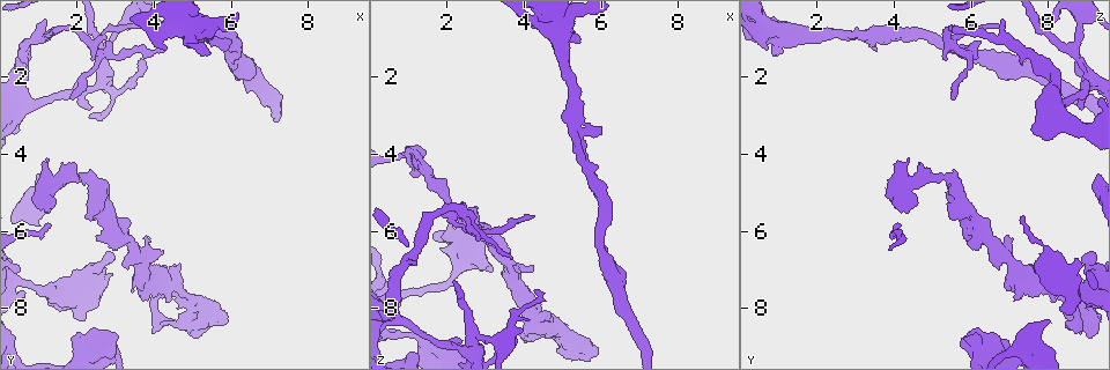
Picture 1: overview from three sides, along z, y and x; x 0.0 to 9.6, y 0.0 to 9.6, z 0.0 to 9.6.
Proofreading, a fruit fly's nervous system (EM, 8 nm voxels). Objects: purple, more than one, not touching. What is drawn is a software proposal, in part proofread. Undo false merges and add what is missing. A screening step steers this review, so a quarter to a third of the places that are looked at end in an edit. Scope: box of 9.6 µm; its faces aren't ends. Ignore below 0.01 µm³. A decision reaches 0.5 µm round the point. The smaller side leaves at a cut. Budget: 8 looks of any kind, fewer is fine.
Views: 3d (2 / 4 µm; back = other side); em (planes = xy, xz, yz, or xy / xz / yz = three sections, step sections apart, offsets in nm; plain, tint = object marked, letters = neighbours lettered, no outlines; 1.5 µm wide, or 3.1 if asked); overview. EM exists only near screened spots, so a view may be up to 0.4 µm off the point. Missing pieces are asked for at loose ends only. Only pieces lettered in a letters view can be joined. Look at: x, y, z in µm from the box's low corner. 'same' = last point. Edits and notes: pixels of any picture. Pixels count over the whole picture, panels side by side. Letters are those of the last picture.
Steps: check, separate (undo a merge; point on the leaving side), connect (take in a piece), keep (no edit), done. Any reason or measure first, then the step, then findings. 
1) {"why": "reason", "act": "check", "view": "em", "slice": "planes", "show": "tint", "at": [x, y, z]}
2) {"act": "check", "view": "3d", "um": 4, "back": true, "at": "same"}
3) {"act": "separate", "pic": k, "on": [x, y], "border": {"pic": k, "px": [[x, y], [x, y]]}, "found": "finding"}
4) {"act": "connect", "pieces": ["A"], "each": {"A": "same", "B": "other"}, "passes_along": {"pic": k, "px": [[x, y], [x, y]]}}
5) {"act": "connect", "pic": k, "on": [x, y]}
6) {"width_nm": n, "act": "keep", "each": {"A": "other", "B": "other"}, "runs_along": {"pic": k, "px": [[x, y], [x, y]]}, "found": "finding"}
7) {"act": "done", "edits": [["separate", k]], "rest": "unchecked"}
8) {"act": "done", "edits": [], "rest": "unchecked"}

{"why": "looks like a crossing", "act": "check", "view": "em", "slice": "yz", "step": 4, "show": "tint", "at": [2.55, 1.35, 5.90]}

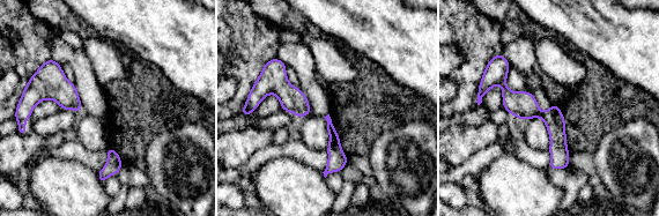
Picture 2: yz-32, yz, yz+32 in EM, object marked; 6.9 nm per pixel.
{"act": "check", "view": "em", "slice": "planes", "show": "letters", "at": "same"}

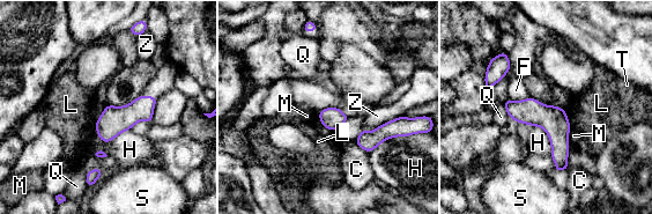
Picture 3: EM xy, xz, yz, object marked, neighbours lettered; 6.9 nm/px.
{"width_nm": 150, "longest_contact_nm": ["Z", 300], "act": "keep", "each": {"C": "other", "F": "other", "H": "other", "L": "other", "M": "other", "Q": "other", "S": "other", "T": "other", "Z": "other"}, "found": "continuous, no second neuron"}

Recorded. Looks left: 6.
{"why": "an open end", "act": "check", "view": "em", "slice": "planes", "show": "letters", "at": [2.20, 5.55, 5.45]}

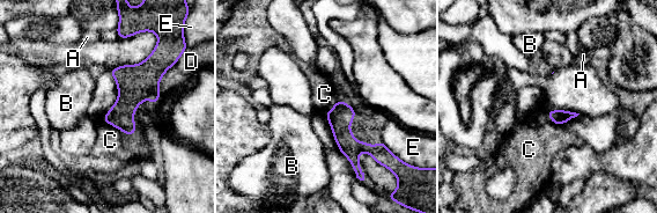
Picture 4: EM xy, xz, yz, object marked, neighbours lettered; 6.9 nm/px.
{"act": "keep", "each": {"A": "other", "B": "other", "C": "other", "D": "other", "E": "other"}, "border": {"pic": 4, "px": [[103, 119], [128, 136]]}, "found": "no lettered piece goes on from it"}

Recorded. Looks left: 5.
{"why": "branch point", "act": "check", "view": "3d", "um": 2, "at": [5.35, 0.85, 3.25]}

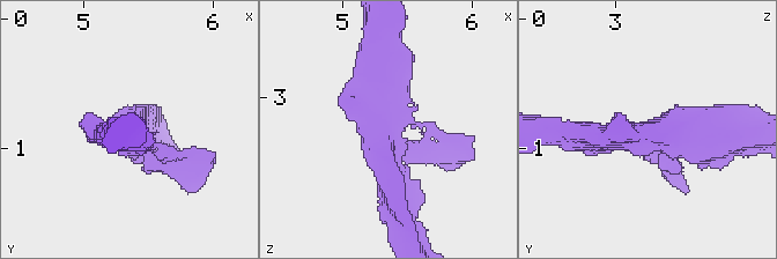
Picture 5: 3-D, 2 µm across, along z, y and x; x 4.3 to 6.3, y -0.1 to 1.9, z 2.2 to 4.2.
{"act": "check", "view": "em", "slice": "planes", "show": "plain", "at": [5.30, 0.88, 3.22]}

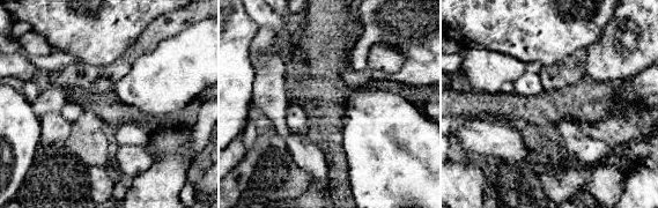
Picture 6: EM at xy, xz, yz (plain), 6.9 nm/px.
{"why": "what lies round it", "act": "check", "view": "em", "slice": "planes", "show": "letters", "at": "same"}

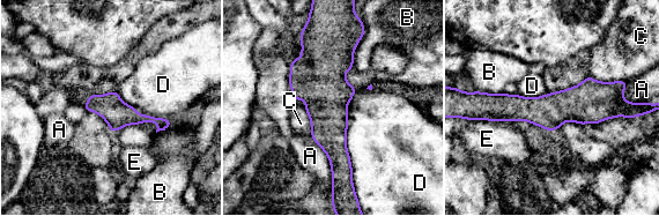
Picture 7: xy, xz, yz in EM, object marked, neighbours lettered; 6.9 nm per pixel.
{"act": "keep", "each": {"A": "other", "B": "other", "C": "other", "D": "other", "E": "other"}, "runs_along": {"pic": 7, "px": [[327, 36], [328, 131], [339, 174]]}, "found": "one neuron here"}

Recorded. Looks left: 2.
{"act": "done", "edits": [], "rest": "unchecked"}

